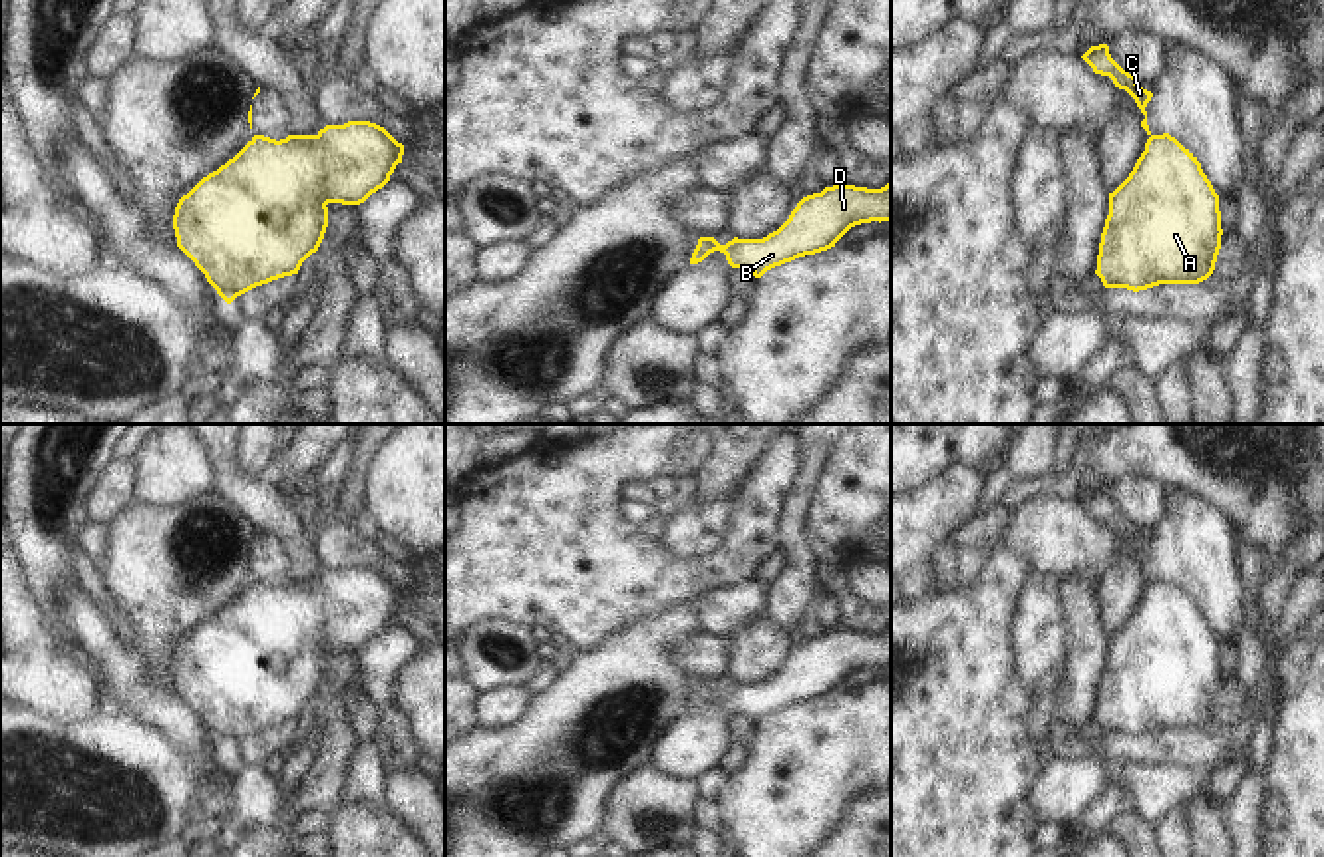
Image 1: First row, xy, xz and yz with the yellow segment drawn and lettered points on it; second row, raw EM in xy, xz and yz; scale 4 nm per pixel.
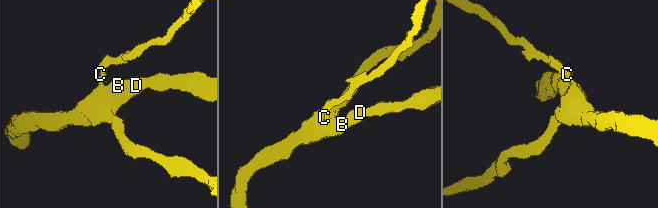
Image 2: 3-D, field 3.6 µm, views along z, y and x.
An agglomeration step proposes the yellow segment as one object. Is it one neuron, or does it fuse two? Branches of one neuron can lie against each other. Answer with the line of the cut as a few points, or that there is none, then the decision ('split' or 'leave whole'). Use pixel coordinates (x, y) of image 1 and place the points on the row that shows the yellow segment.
cut in yz along (1161, 136), (1169, 138); split

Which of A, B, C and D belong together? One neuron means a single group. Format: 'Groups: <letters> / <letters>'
Groups: A B D / C.

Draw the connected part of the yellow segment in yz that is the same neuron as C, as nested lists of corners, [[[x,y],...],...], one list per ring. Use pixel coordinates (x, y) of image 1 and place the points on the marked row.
[[[1107,44],[1091,46],[1081,58],[1093,68],[1095,74],[1109,76],[1115,87],[1125,89],[1135,99],[1137,107],[1145,115],[1145,119],[1141,121],[1141,127],[1147,131],[1147,135],[1151,135],[1145,107],[1151,101],[1153,93],[1143,89],[1137,84],[1137,78],[1129,74],[1127,70],[1123,70],[1111,58]]]

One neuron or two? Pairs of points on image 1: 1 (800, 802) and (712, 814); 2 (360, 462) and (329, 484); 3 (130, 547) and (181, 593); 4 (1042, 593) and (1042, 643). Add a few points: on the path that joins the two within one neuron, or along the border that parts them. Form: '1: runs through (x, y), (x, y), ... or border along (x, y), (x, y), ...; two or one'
1: border along (716, 800), (728, 824); two
2: border along (354, 444), (338, 496), (338, 517); two
3: runs through (142, 553), (169, 581); one
4: runs through (1042, 605), (1042, 631); one

